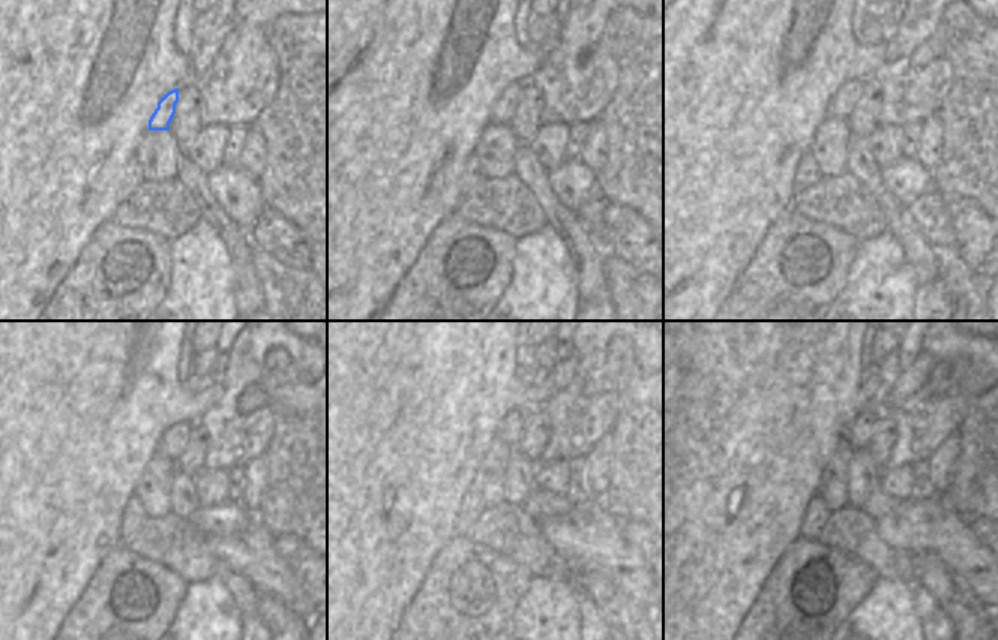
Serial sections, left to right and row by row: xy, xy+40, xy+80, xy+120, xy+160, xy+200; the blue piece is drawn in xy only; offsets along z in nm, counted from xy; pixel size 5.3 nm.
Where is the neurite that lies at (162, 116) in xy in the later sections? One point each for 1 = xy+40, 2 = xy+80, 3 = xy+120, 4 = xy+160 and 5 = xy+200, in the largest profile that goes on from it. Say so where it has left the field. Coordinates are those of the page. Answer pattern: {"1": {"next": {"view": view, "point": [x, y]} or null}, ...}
{"1": {"next": {"view": "xy+40", "point": [503, 110]}}, "2": {"next": {"view": "xy+80", "point": [844, 101]}}, "3": {"next": {"view": "xy+120", "point": [174, 438]}}, "4": {"next": {"view": "xy+160", "point": [511, 429]}}, "5": {"next": {"view": "xy+200", "point": [859, 432]}}}

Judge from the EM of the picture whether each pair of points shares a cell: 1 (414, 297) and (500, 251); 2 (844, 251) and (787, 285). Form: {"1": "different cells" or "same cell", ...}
{"1": "same cell", "2": "same cell"}

